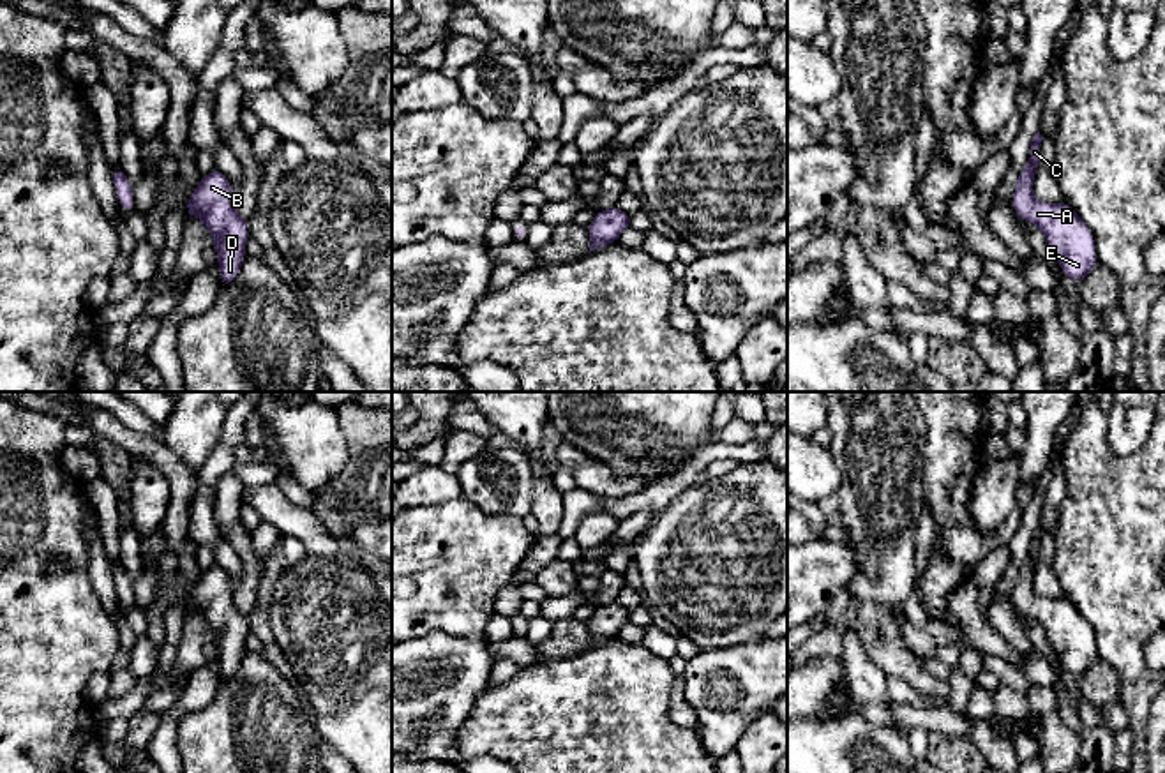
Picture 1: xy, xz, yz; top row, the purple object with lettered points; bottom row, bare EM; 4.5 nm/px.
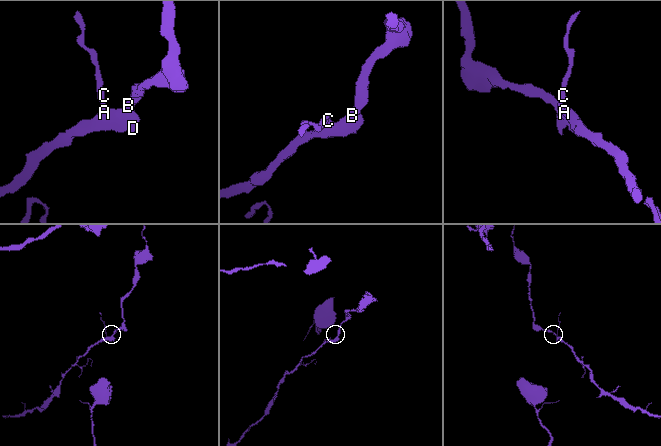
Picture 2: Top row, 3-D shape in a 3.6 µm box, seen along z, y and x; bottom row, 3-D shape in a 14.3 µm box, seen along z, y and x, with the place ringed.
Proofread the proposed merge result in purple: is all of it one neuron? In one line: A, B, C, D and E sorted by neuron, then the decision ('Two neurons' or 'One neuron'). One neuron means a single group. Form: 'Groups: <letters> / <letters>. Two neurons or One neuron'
Groups: A B C D E. One neuron

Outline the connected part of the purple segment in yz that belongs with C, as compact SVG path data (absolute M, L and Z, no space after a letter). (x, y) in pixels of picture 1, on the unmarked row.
M1038 526L1031 537L1029 556L1018 570L1011 600L1018 612L1036 619L1043 627L1061 665L1075 678L1080 678L1098 660L1094 634L1086 618L1066 597L1050 600L1031 589L1036 563L1041 559L1040 542L1041 529Z

